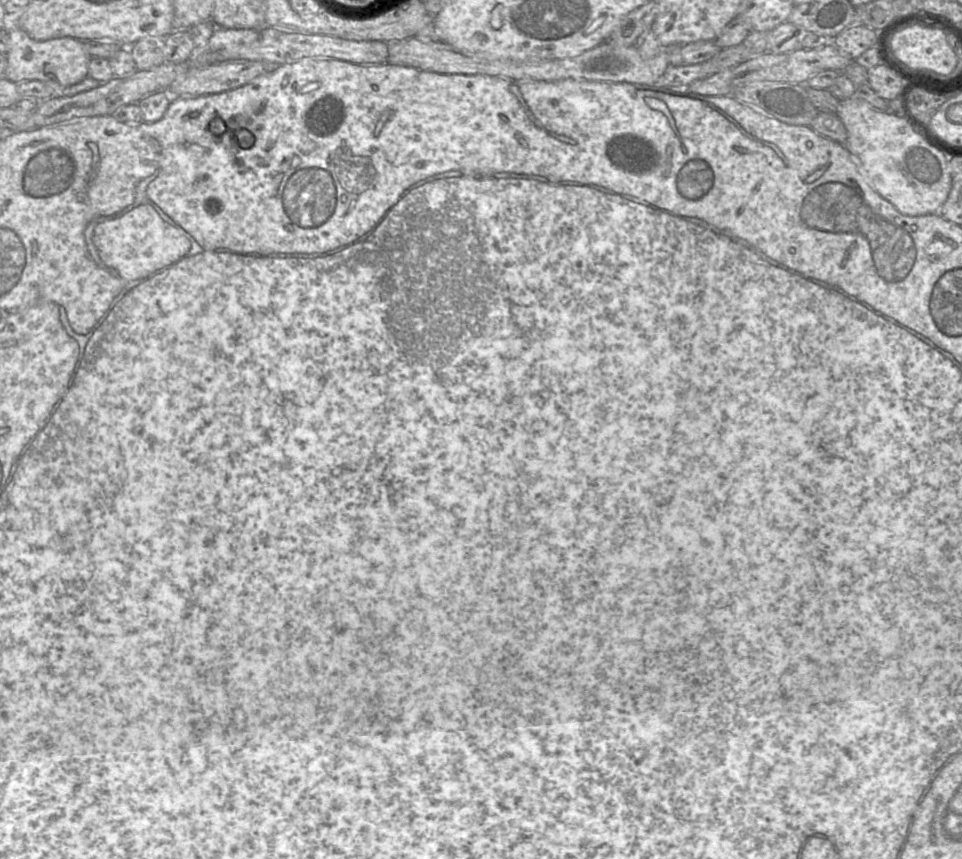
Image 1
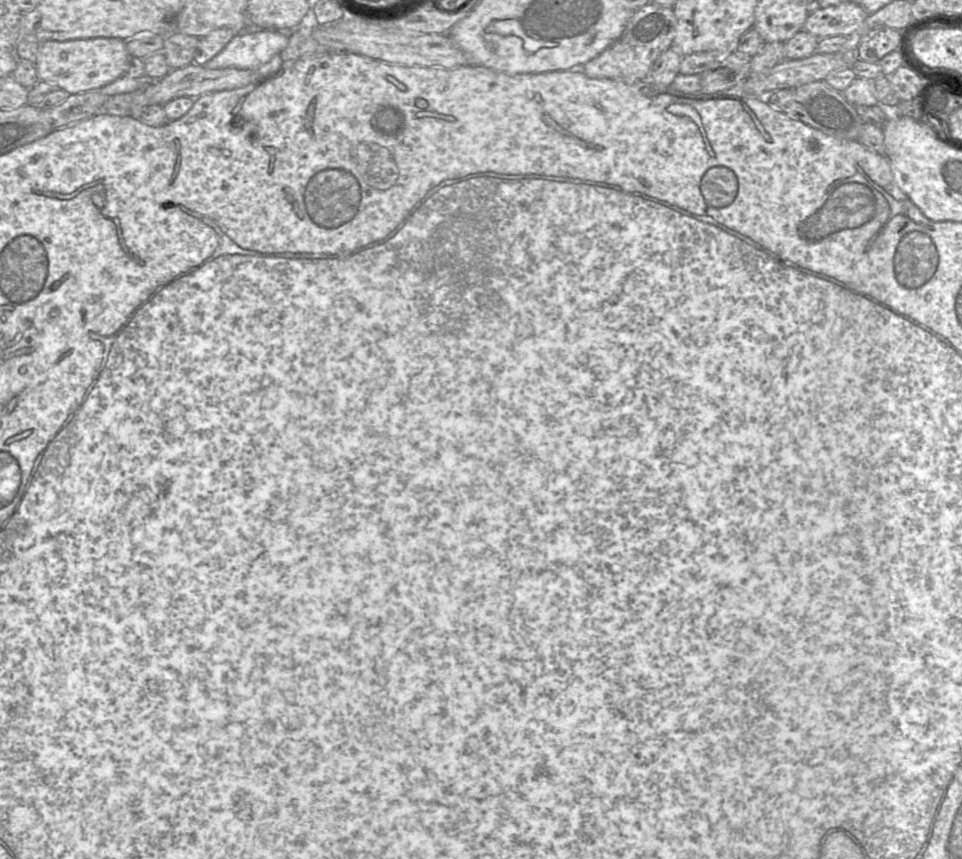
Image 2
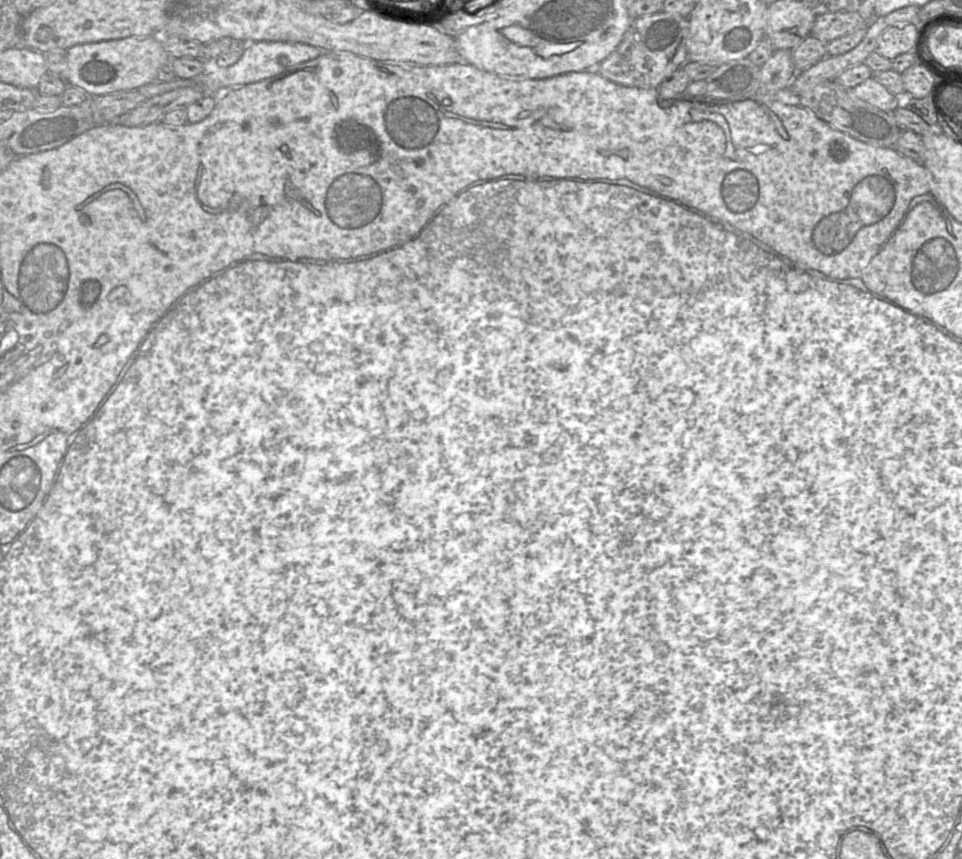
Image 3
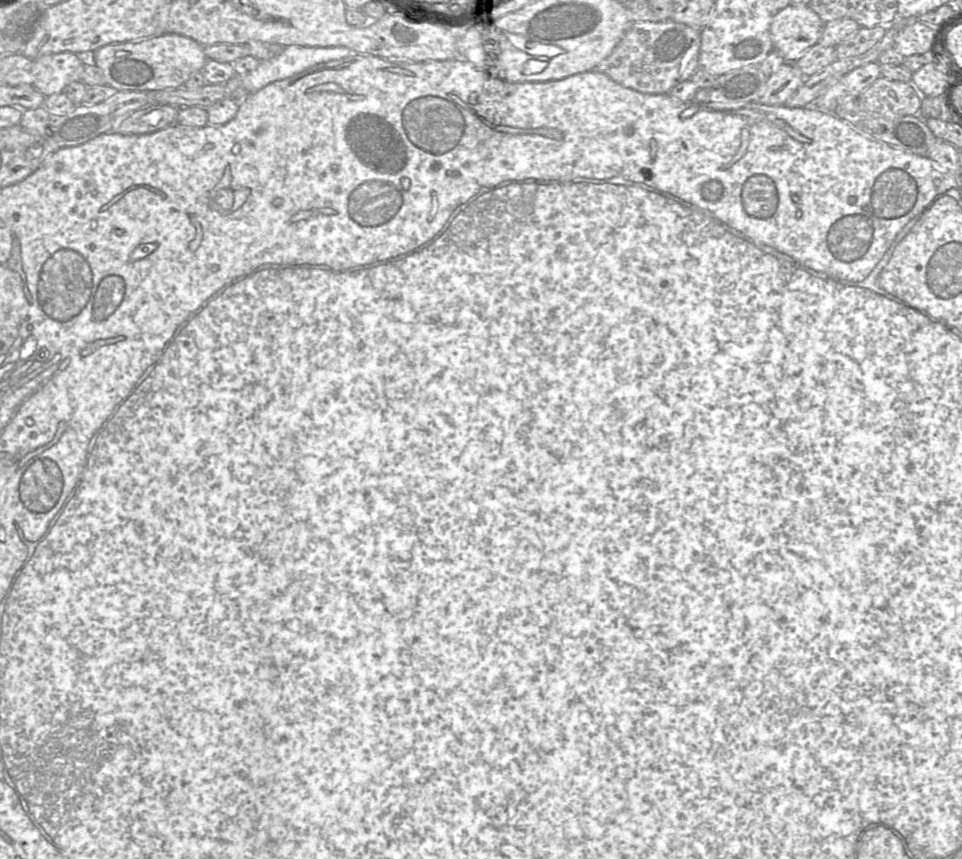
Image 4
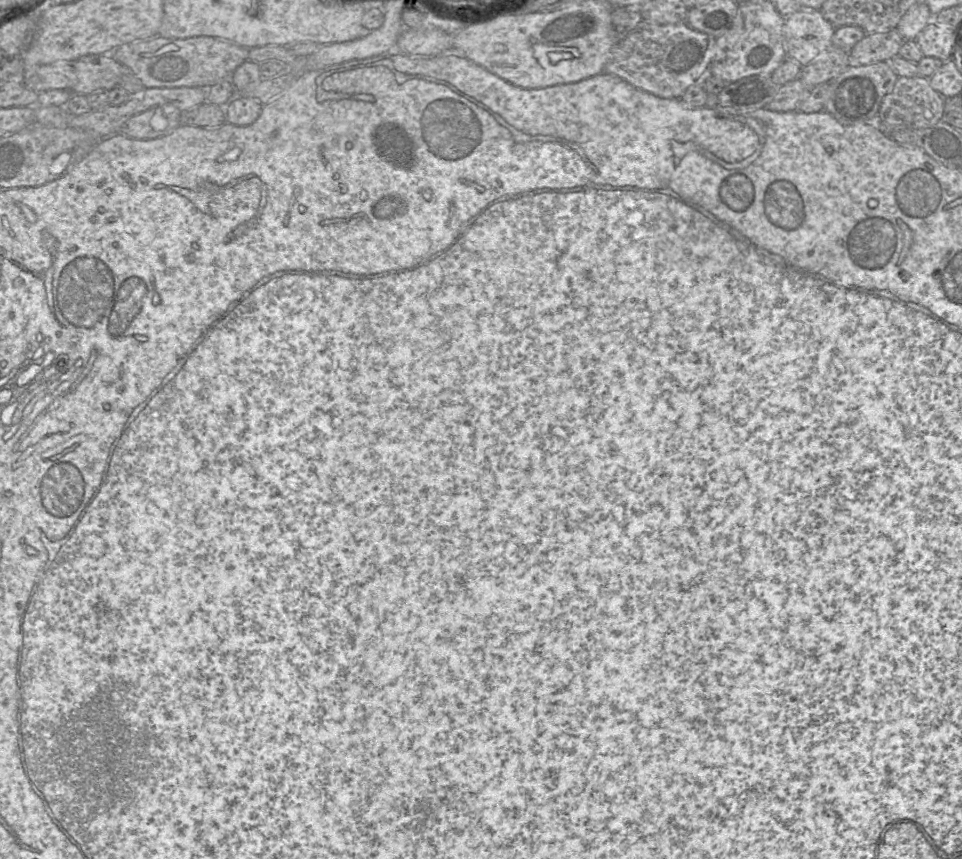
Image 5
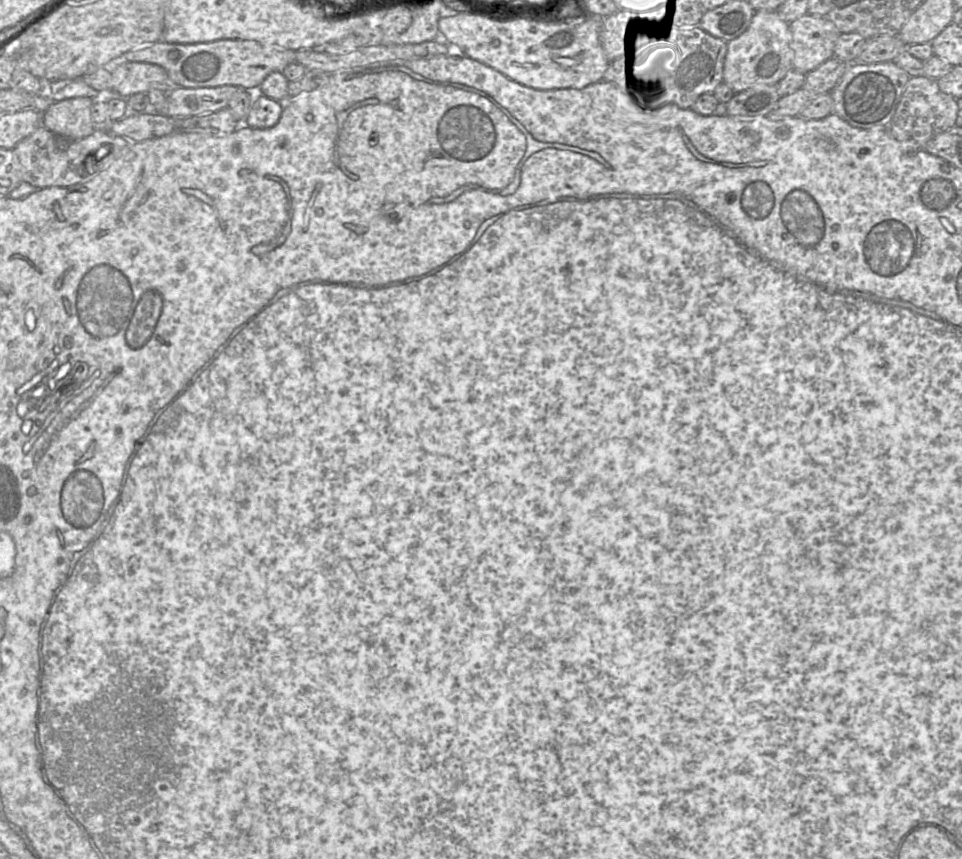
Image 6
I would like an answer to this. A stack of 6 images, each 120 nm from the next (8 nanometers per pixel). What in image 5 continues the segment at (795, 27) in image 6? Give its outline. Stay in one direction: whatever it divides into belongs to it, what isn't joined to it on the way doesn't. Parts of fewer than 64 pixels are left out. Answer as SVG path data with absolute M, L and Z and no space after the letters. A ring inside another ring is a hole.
M801 8L785 17L784 37L787 58L791 58L801 67L811 63L823 51L831 47L835 27L824 18L820 10Z

